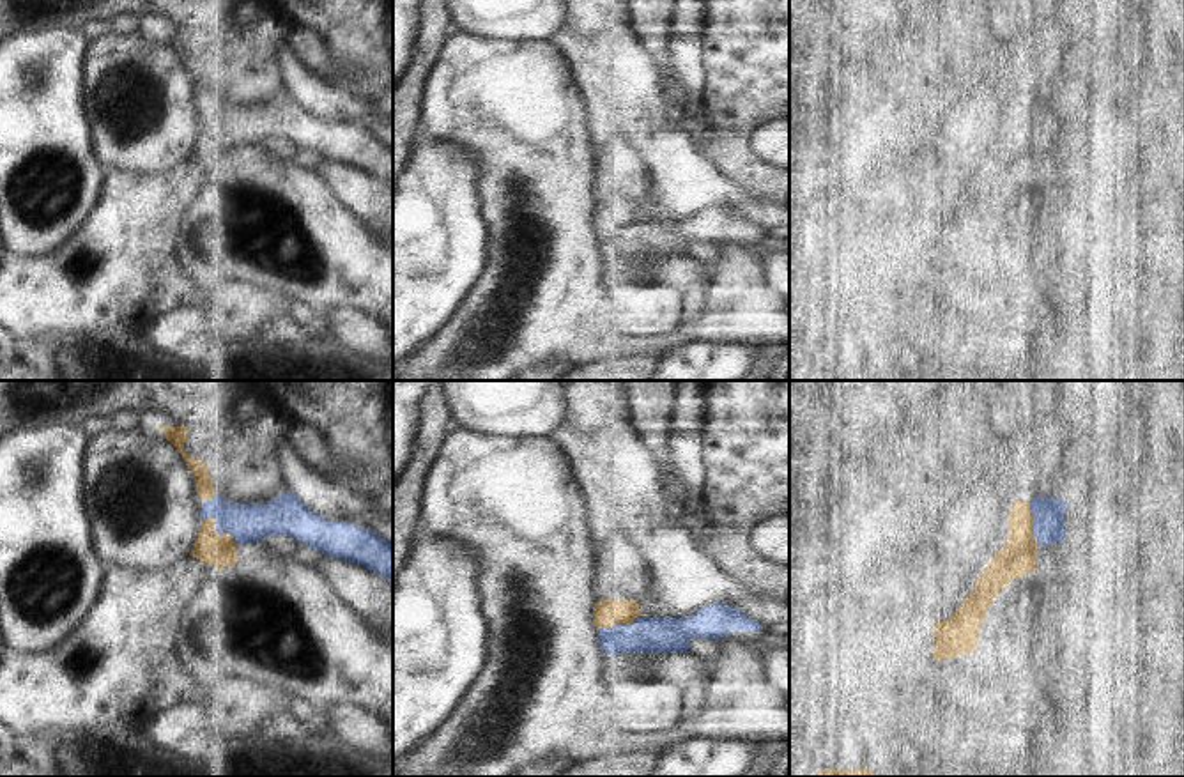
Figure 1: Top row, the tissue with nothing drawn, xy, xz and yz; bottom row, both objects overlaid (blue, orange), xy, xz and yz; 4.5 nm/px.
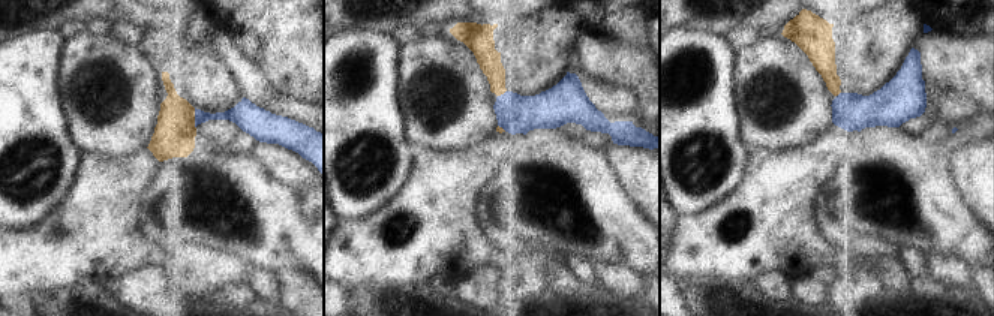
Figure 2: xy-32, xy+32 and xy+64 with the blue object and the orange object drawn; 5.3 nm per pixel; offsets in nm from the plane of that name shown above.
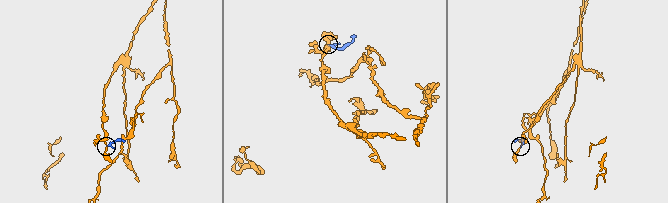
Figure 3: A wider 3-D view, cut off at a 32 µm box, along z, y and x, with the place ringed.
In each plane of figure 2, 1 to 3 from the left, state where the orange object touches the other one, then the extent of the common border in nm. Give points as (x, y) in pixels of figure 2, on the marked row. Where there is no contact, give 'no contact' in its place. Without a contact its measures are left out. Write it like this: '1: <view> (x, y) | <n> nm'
1: xy-32 (195, 119) | 110 nm
2: xy+32 (501, 95) | 60 nm
3: xy+64 (838, 95) | 40 nm

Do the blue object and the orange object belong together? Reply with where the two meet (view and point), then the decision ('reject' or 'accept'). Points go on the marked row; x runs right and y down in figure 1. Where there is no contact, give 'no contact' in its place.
contact xy (216, 530); reject

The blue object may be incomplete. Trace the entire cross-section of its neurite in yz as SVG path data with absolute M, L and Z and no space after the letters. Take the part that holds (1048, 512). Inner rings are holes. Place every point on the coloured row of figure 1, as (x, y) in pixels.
M1034 496L1030 510L1034 513L1034 535L1037 540L1037 572L1058 572L1065 563L1064 512L1067 504L1058 497Z

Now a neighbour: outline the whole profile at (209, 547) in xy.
M209 517L200 520L198 535L189 554L202 563L212 563L218 570L225 565L232 568L239 559L235 545L230 533L219 535L216 531L216 520Z

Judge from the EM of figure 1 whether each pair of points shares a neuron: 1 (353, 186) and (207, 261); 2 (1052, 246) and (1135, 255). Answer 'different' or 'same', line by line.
1: different
2: different

